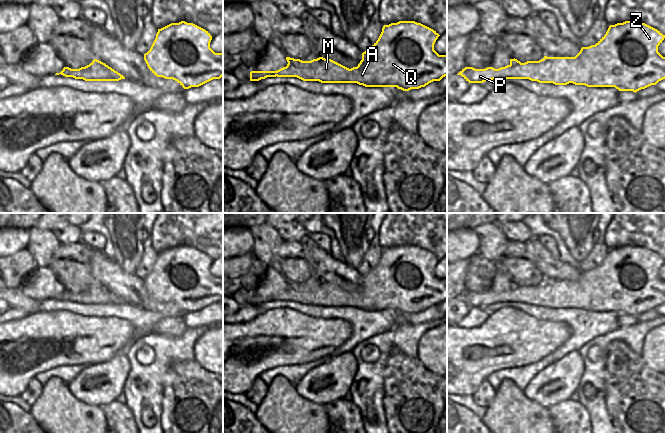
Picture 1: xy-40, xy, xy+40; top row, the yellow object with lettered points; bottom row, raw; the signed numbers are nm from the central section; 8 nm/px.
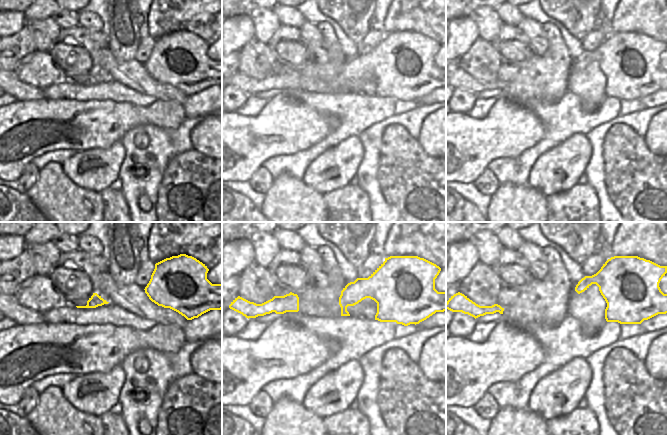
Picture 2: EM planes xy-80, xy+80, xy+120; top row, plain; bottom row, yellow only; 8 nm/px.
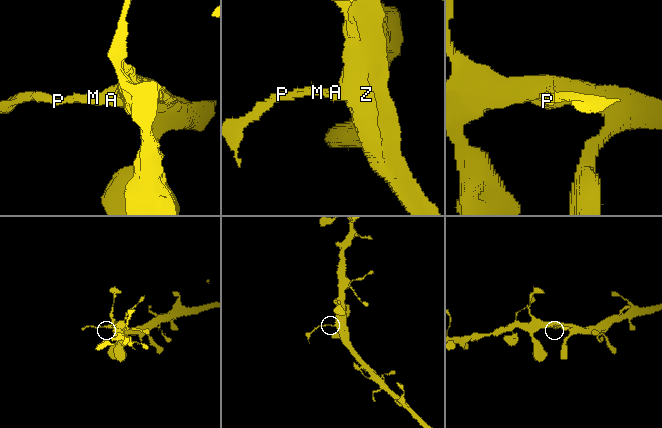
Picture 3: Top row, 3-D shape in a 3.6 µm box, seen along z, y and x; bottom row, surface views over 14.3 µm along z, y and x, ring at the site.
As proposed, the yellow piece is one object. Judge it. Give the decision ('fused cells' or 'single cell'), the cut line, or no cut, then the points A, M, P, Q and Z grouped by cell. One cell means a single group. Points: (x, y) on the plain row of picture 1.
fused cells; cut xy+40 (510, 289), (510, 296), (502, 298), (499, 302); groups A M Q Z / P

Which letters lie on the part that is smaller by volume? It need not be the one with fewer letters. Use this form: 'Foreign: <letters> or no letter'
Foreign: P.

